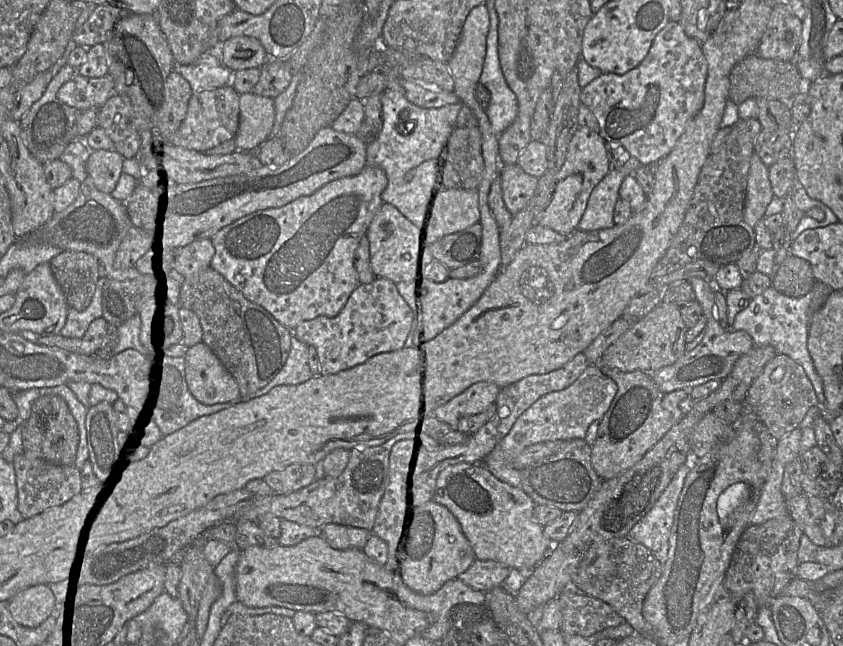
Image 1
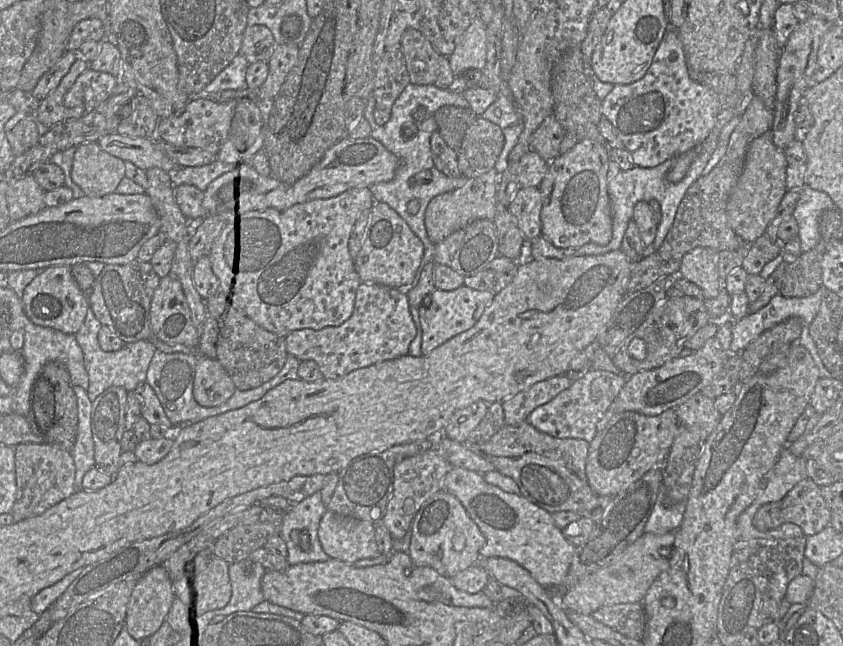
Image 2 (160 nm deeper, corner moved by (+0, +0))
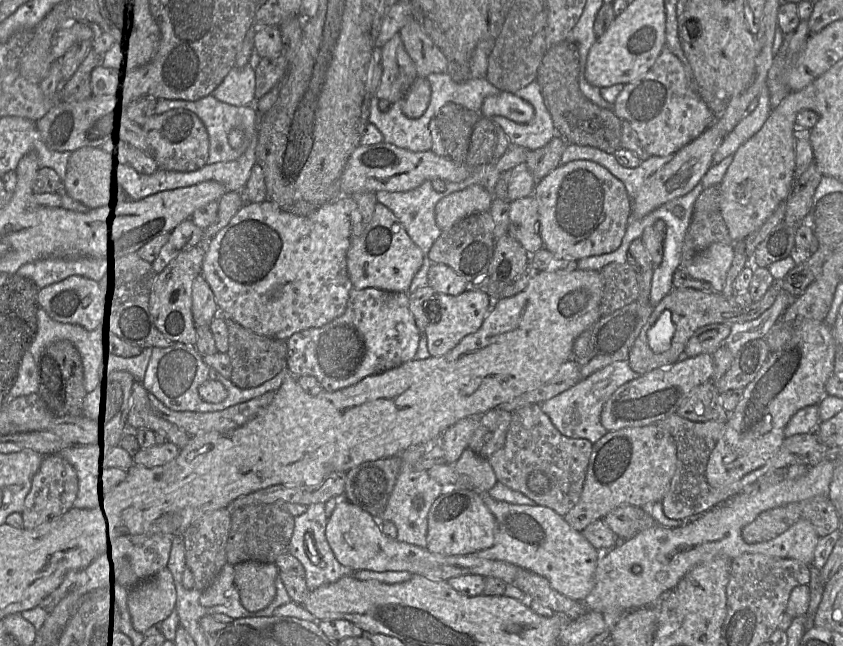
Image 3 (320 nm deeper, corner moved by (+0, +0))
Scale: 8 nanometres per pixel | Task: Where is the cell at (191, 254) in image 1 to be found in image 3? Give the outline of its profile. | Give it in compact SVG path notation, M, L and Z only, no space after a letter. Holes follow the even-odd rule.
M202 274L193 283L192 313L196 326L208 327L219 314L214 293Z

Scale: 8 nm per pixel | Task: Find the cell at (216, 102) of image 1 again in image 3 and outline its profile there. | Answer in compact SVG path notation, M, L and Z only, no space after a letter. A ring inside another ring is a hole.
M174 109L161 115L153 115L144 124L143 129L159 169L191 172L208 164L210 148L208 133L201 119L192 111Z

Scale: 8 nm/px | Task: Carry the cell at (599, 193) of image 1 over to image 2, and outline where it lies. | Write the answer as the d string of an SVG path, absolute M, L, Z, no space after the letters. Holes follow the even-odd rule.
M717 126L714 127L708 137L691 150L694 151L693 162L686 176L677 183L670 183L666 179L666 174L676 162L677 157L667 159L655 167L644 168L634 165L633 168L629 170L622 170L617 163L610 159L608 162L607 189L611 204L612 238L607 245L587 243L580 248L577 248L573 256L601 255L610 251L621 249L622 240L628 223L633 220L635 205L640 201L649 203L650 200L656 200L659 203L662 212L662 219L657 227L653 245L646 248L646 255L656 251L663 244L669 230L671 229L677 209L687 190L702 175L708 160L717 147L720 131L721 130L717 130Z

